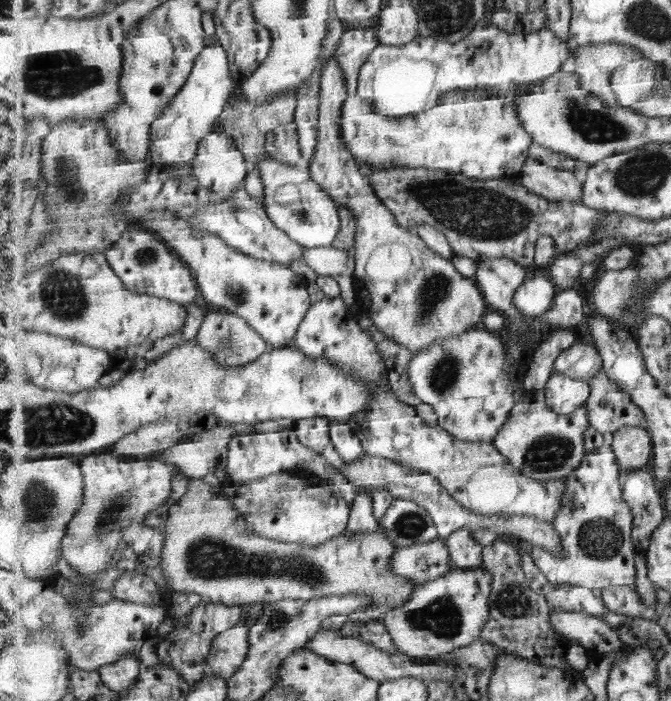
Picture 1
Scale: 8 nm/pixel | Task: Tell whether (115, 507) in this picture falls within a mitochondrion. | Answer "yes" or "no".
yes

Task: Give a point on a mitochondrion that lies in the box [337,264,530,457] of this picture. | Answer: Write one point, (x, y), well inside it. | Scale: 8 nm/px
(437, 287)

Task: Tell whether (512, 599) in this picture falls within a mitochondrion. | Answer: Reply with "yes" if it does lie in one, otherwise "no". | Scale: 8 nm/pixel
yes

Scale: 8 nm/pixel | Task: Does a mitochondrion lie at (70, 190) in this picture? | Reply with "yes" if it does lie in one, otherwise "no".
yes

